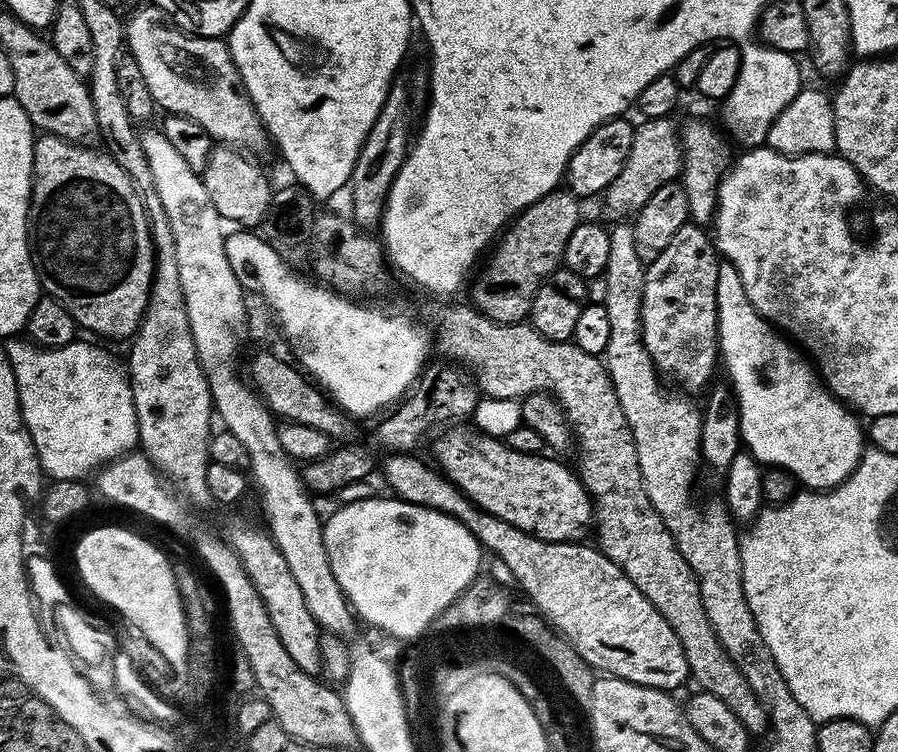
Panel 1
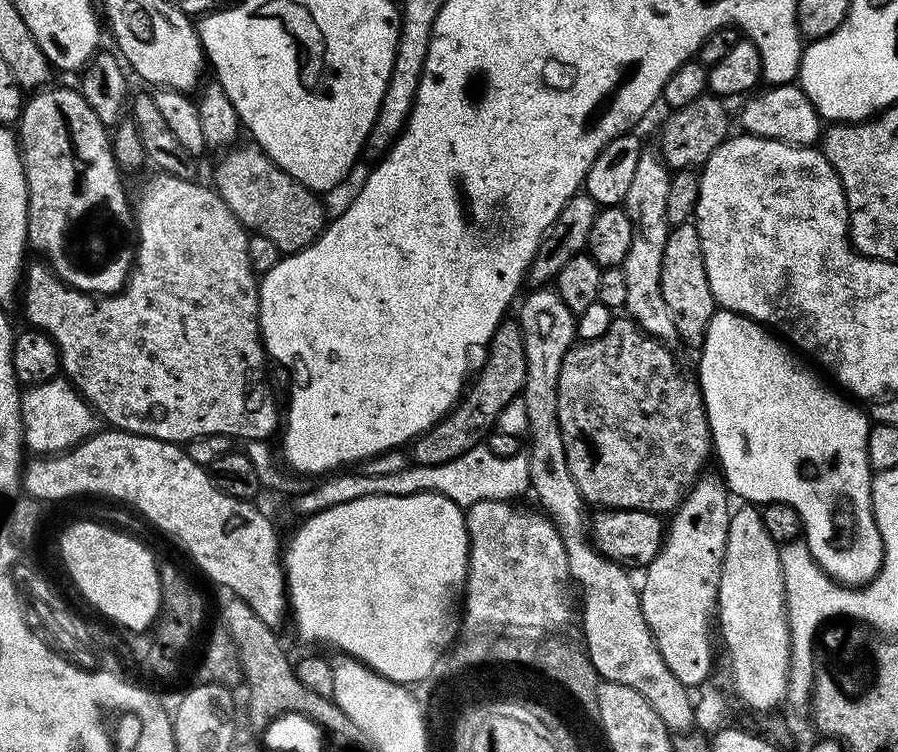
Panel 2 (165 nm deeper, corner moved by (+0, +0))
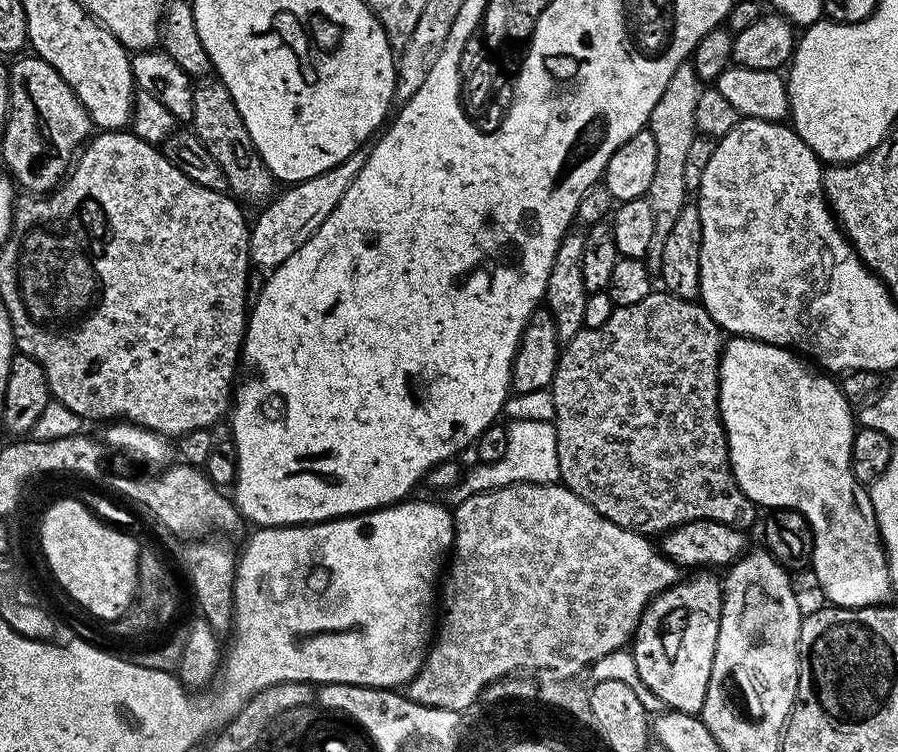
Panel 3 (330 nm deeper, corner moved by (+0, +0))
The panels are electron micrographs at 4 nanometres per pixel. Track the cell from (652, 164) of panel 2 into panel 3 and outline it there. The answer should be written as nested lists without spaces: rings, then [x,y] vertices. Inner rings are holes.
[[[688,62],[680,64],[678,70],[674,70],[674,78],[670,78],[666,90],[662,90],[662,98],[658,98],[658,106],[654,106],[646,125],[647,131],[654,134],[654,143],[658,146],[658,163],[646,197],[654,209],[654,239],[650,242],[646,257],[648,267],[653,270],[659,270],[662,266],[662,246],[690,196],[686,186],[686,157],[690,142],[694,142],[698,135],[696,111],[701,91],[700,76],[695,67]]]

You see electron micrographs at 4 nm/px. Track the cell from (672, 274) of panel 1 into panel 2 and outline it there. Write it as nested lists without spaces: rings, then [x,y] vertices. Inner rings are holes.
[[[695,223],[677,224],[669,231],[666,250],[662,254],[662,298],[666,298],[666,306],[670,306],[670,314],[674,314],[677,337],[688,344],[703,345],[708,323],[718,311],[718,305],[706,278],[706,262],[702,258],[702,242],[698,238]]]

